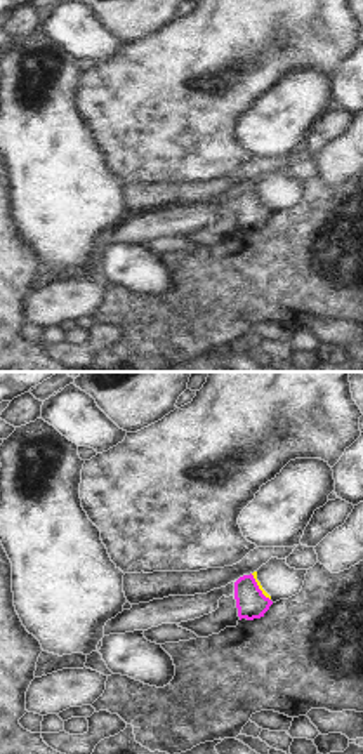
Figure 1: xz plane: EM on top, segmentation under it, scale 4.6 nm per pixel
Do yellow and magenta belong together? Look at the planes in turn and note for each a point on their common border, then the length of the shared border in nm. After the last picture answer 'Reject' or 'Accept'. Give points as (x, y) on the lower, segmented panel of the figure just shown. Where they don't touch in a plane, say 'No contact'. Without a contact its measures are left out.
Touches yellow at (259, 588). Shared border 160 nm

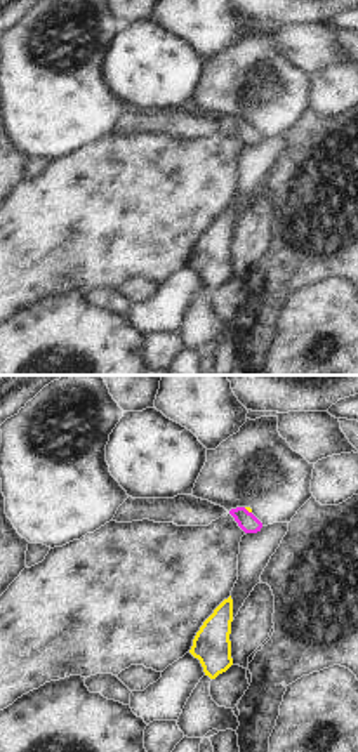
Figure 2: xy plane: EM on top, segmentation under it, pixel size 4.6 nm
Touches yellow at (247, 509). Shared border 50 nm

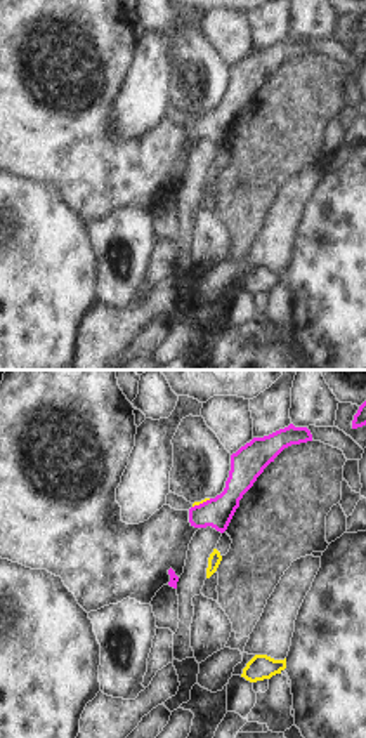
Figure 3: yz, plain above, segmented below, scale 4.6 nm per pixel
Touches yellow at (202, 502). Shared border 100 nm

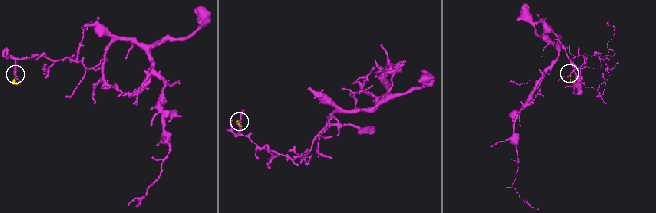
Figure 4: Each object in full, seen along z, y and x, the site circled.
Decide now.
Reject

